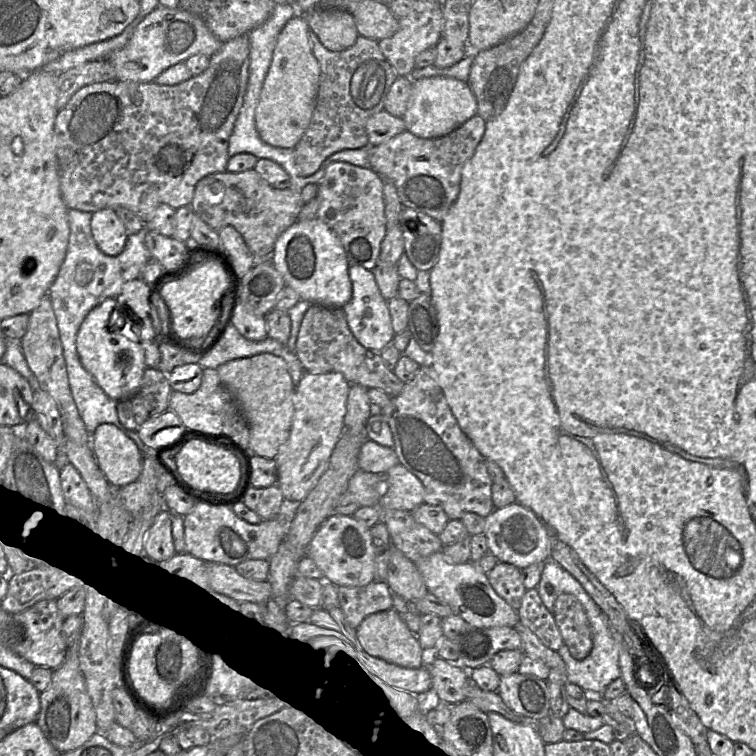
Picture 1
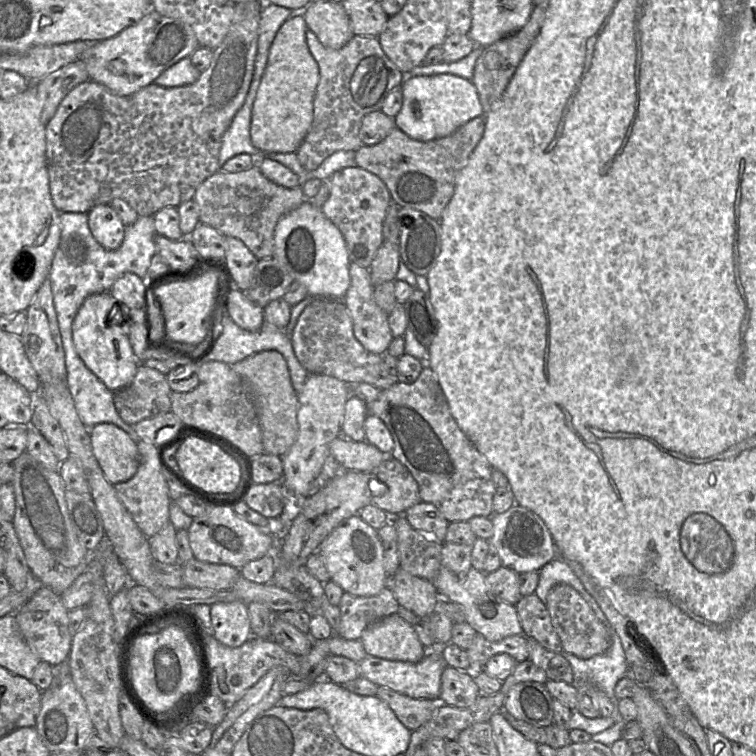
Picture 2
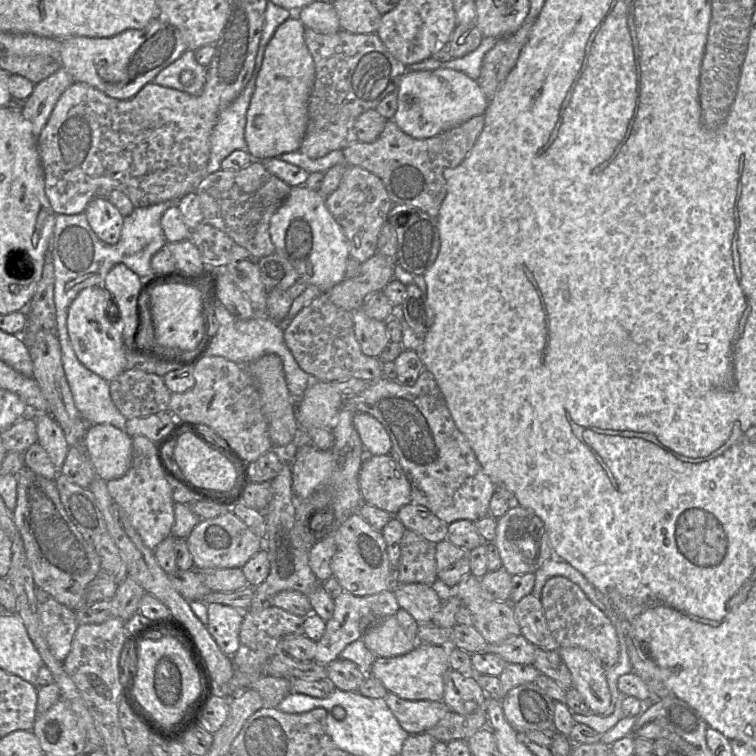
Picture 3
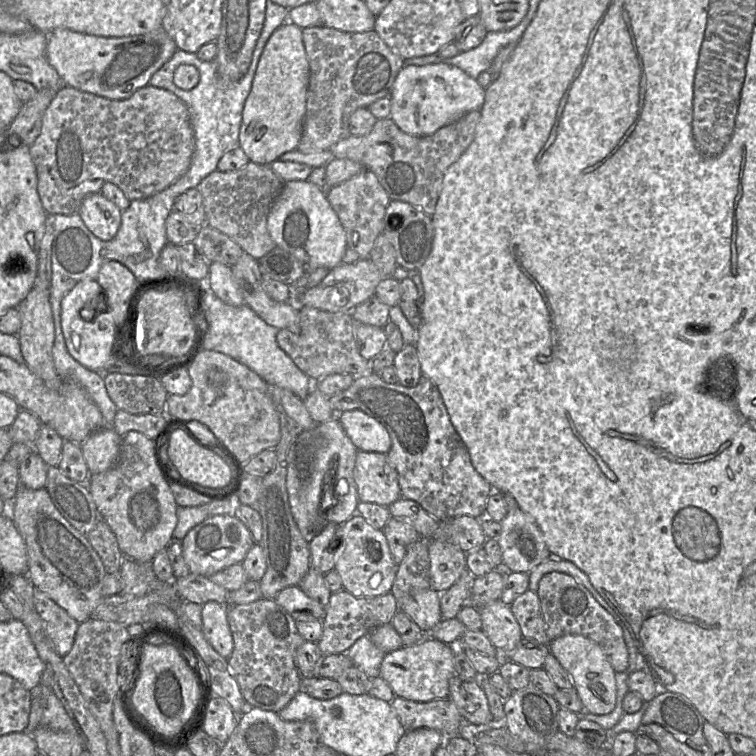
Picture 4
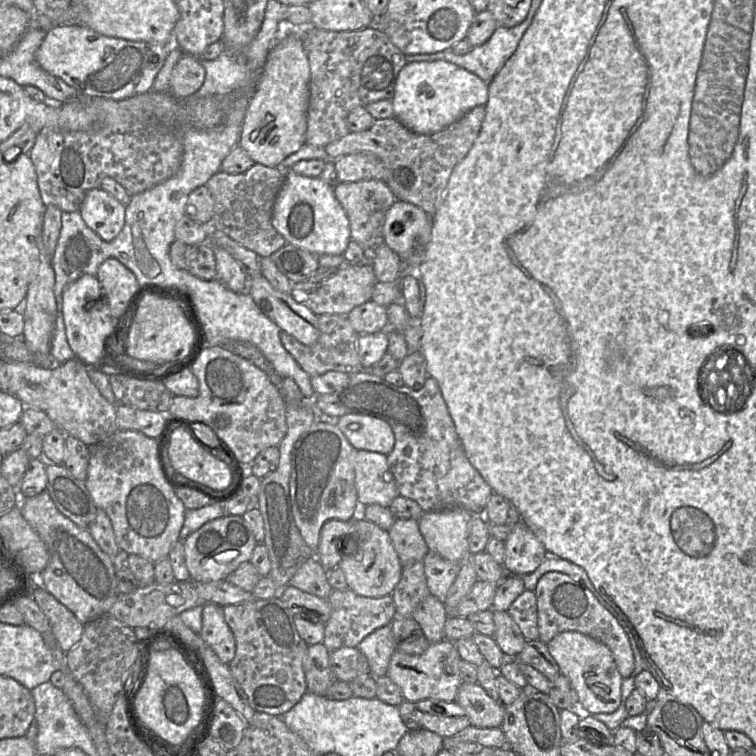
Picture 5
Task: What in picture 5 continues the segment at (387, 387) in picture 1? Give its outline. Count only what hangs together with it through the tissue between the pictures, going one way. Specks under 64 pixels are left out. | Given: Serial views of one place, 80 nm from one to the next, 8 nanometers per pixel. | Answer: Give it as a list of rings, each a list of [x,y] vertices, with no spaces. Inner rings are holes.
[[[321,314],[318,319],[319,336],[313,345],[304,345],[290,334],[280,331],[280,341],[285,350],[297,364],[311,377],[322,375],[328,371],[353,374],[362,371],[358,350],[357,336],[346,314]]]

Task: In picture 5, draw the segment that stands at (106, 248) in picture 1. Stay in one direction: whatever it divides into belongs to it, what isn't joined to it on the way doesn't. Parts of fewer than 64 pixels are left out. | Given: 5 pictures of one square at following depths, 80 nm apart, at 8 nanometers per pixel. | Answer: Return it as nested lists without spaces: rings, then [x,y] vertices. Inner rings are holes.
[[[101,188],[88,190],[79,207],[79,213],[101,239],[111,241],[122,230],[125,223],[126,205]]]

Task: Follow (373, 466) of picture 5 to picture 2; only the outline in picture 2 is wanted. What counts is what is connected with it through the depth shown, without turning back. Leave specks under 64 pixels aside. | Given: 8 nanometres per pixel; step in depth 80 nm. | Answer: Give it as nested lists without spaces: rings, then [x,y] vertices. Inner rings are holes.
[[[387,456],[385,460],[369,474],[372,474],[373,477],[386,485],[386,491],[382,495],[372,496],[371,504],[385,511],[390,517],[404,515],[408,508],[421,502],[417,481],[404,465],[392,456]]]

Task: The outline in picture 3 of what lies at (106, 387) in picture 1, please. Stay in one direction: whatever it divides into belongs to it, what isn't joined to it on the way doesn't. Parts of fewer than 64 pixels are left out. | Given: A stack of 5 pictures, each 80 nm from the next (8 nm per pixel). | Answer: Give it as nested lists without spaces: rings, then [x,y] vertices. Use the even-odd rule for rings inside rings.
[[[91,286],[80,291],[70,304],[67,315],[68,335],[77,358],[108,382],[128,370],[127,350],[120,333],[120,321],[111,317],[112,306],[117,312],[112,295],[103,286]]]

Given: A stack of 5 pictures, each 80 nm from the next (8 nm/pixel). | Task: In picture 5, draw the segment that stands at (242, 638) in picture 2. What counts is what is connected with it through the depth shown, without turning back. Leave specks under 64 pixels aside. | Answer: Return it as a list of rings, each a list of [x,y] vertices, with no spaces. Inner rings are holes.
[[[206,603],[202,610],[199,636],[214,651],[220,661],[228,665],[235,656],[235,637],[224,619],[223,607]]]

